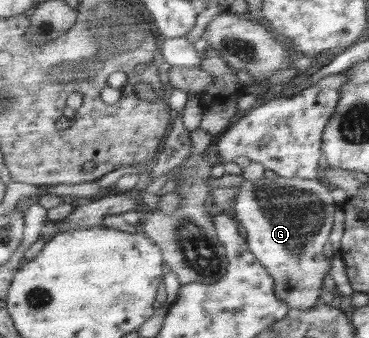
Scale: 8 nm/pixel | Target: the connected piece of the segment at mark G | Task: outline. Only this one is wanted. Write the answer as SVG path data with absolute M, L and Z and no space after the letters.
M298 177L243 179L237 187L232 207L237 221L246 229L246 238L254 257L268 269L274 280L274 293L292 309L316 307L322 281L332 269L322 249L328 241L336 205L330 191L318 180Z

